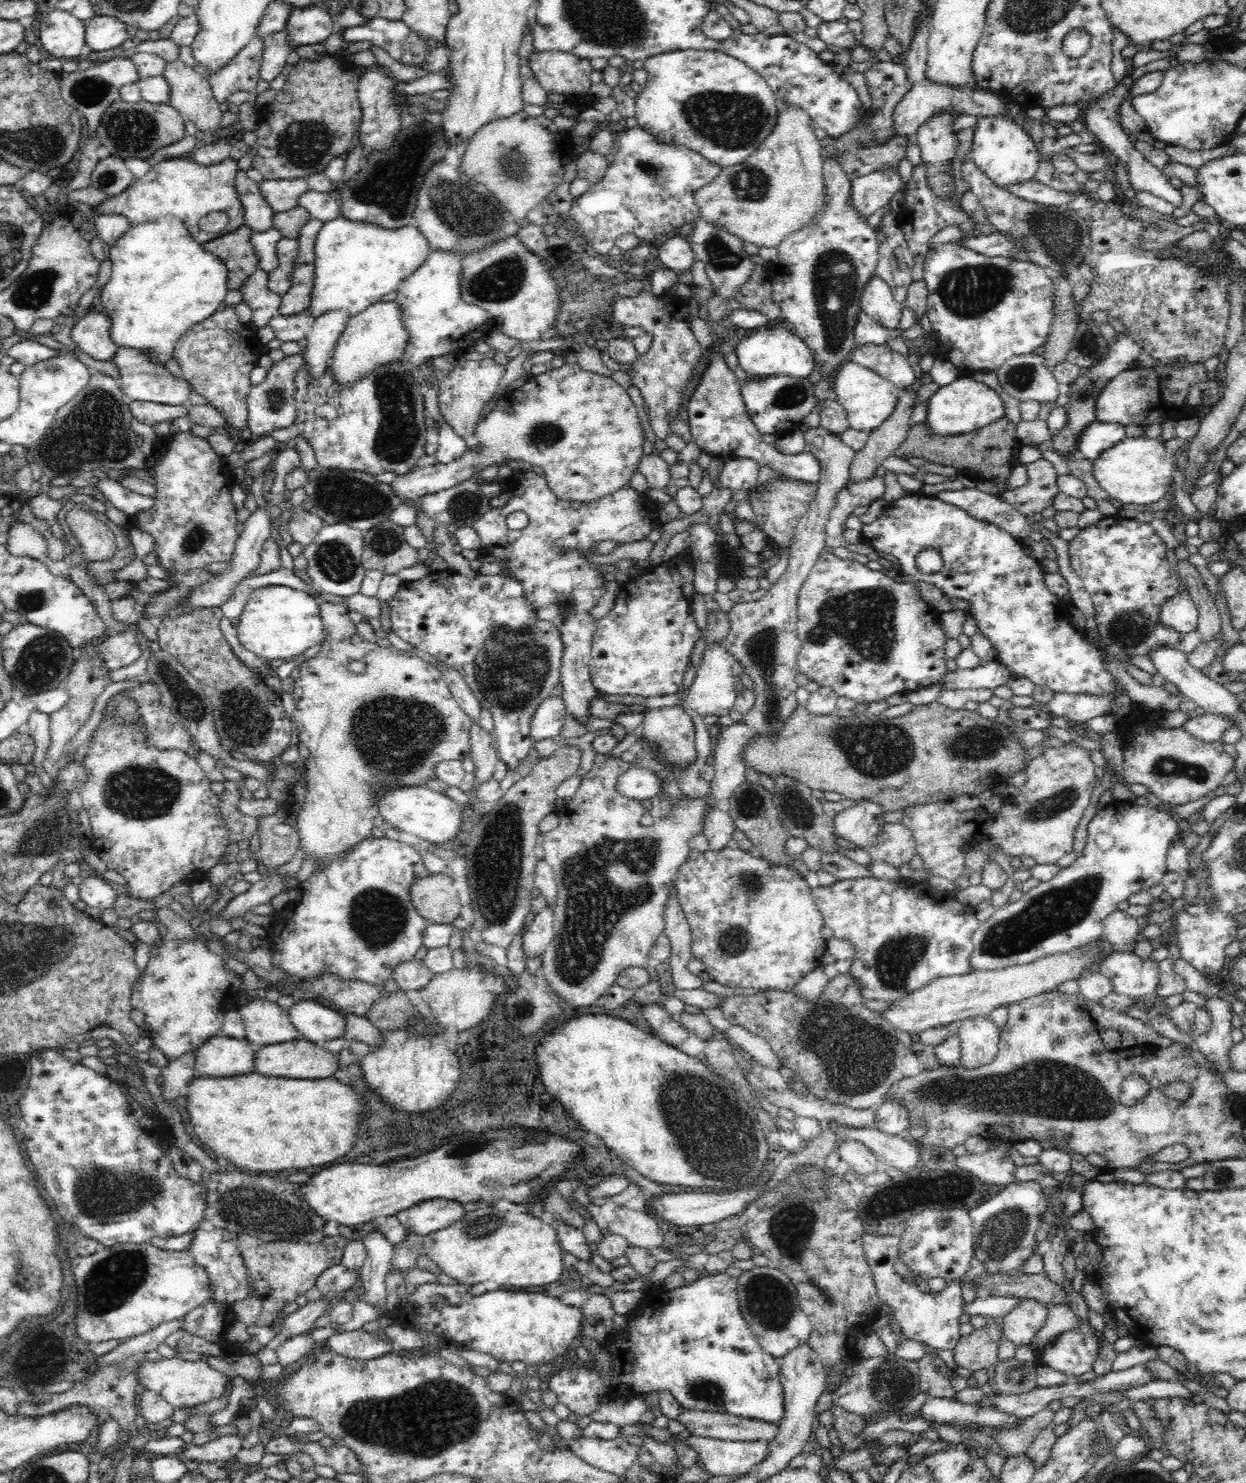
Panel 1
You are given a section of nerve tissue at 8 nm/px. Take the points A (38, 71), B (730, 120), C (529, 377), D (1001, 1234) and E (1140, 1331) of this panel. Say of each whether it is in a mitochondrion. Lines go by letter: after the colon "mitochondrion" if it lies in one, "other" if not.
A: other
B: mitochondrion
C: other
D: mitochondrion
E: other

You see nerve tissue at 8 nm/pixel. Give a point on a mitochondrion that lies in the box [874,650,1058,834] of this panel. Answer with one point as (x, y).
(976, 742)

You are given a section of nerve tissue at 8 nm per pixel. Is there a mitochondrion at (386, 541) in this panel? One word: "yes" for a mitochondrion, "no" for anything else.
yes

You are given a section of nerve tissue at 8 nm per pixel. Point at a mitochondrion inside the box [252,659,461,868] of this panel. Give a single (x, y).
(395, 737)

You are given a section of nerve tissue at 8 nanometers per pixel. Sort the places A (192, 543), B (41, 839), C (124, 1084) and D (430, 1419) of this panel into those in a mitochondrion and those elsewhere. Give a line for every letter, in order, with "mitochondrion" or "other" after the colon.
A: mitochondrion
B: mitochondrion
C: other
D: mitochondrion

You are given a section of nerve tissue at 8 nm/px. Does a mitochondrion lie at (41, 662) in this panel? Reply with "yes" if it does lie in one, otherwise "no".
yes

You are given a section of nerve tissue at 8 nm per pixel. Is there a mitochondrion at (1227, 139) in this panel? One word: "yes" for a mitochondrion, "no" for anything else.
no

